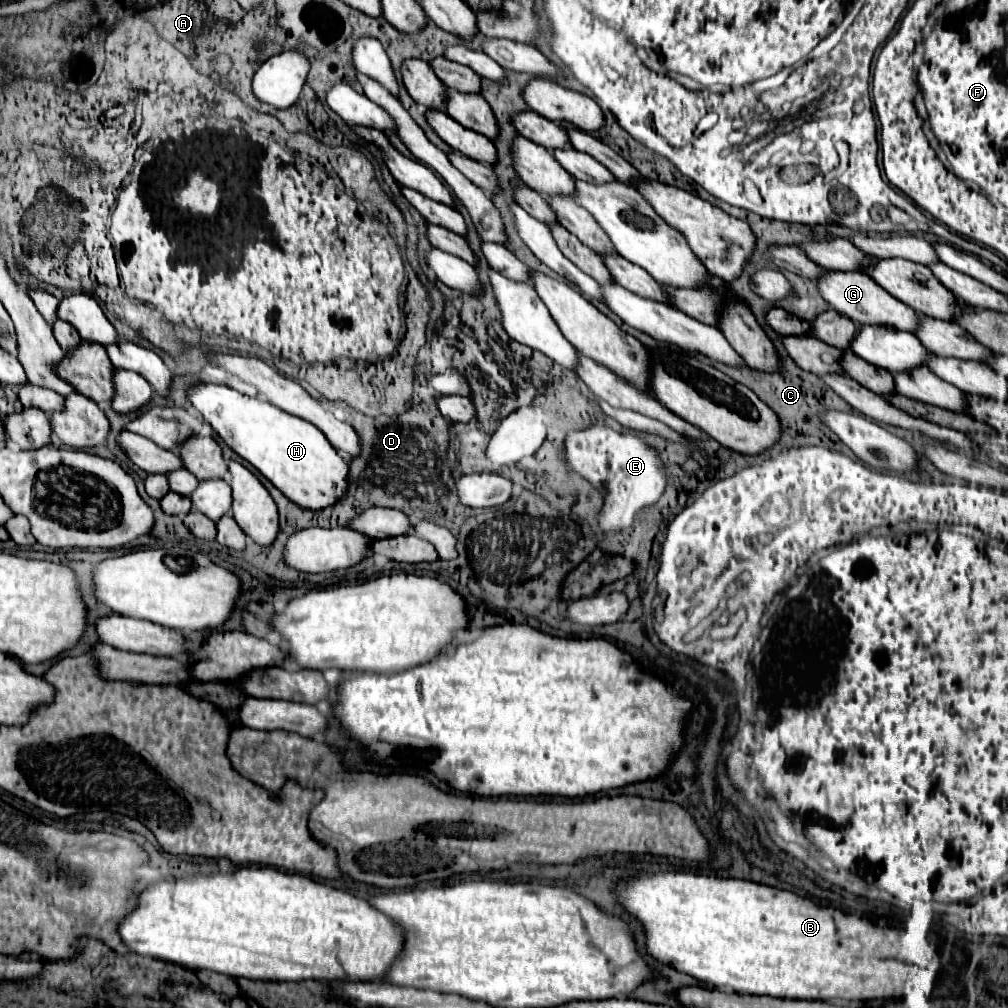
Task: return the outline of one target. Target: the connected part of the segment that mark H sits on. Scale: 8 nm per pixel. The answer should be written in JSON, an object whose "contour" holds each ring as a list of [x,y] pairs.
{"contour":[[[195,384],[187,388],[189,404],[243,460],[253,464],[271,484],[301,508],[321,510],[345,494],[349,466],[313,424],[291,416],[277,406],[241,394],[221,384]]]}

